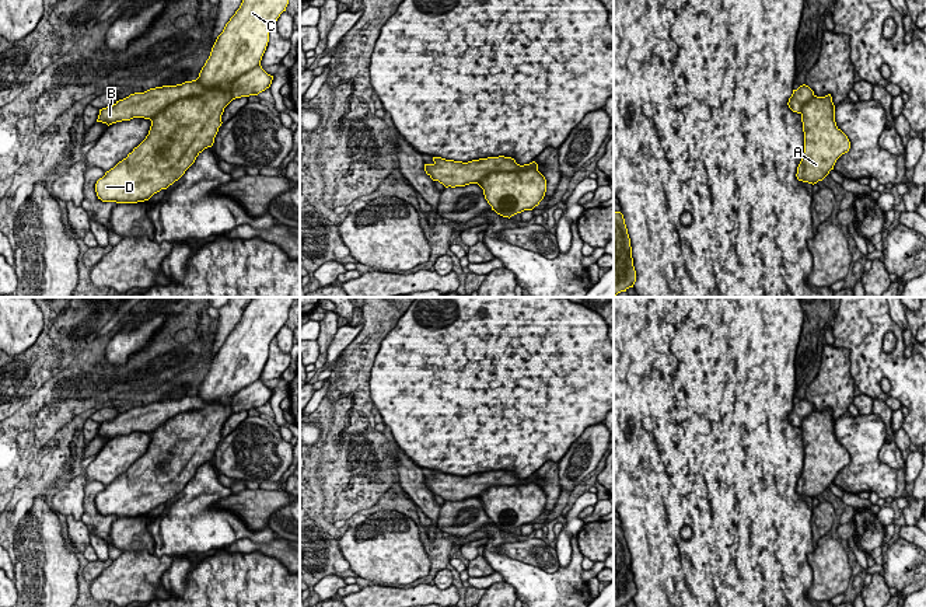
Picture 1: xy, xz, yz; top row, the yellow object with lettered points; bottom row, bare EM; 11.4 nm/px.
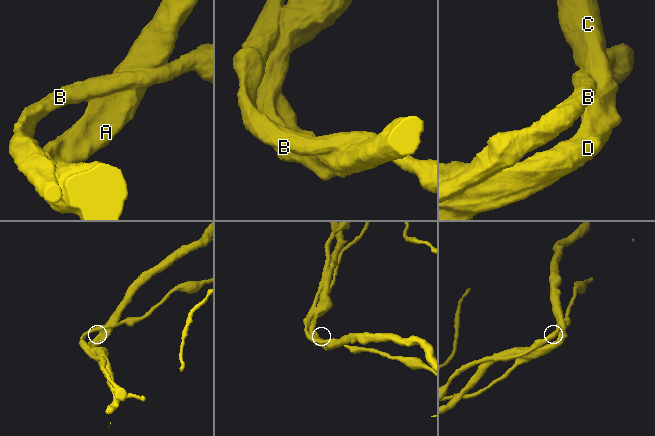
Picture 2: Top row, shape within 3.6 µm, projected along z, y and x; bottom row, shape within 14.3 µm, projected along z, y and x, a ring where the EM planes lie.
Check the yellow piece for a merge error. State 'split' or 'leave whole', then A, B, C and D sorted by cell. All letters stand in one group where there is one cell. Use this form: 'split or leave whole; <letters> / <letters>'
leave whole; A B C D

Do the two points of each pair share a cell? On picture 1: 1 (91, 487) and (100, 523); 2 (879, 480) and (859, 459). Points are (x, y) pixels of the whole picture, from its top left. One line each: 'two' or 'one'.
1: one
2: one

